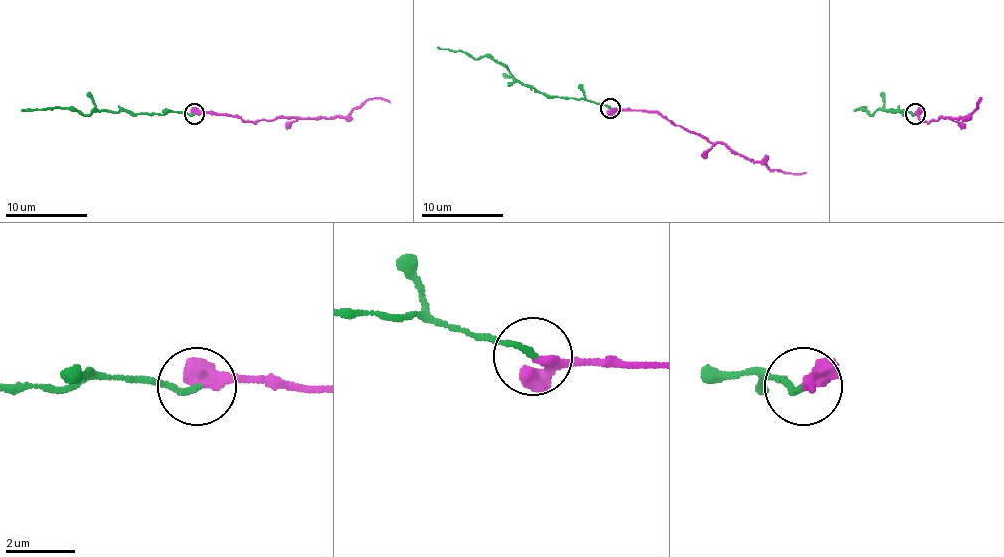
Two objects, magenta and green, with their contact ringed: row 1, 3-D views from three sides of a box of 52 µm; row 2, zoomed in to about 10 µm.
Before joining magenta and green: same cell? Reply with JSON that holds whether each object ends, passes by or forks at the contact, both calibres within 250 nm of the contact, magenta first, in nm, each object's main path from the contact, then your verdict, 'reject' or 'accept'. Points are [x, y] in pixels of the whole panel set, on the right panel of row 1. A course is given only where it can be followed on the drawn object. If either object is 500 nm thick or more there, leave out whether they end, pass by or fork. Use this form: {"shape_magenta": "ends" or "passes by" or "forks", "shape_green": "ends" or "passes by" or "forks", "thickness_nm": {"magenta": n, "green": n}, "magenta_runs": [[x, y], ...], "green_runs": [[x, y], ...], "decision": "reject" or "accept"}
{"shape_magenta": "passes by", "shape_green": "ends", "thickness_nm": {"magenta": 190, "green": 170}, "magenta_runs": [[914, 113], [923, 121], [939, 117], [967, 117], [980, 99], [980, 103]], "green_runs": [[914, 113], [884, 109], [872, 115], [863, 109], [865, 107], [853, 111]], "decision": "accept"}

